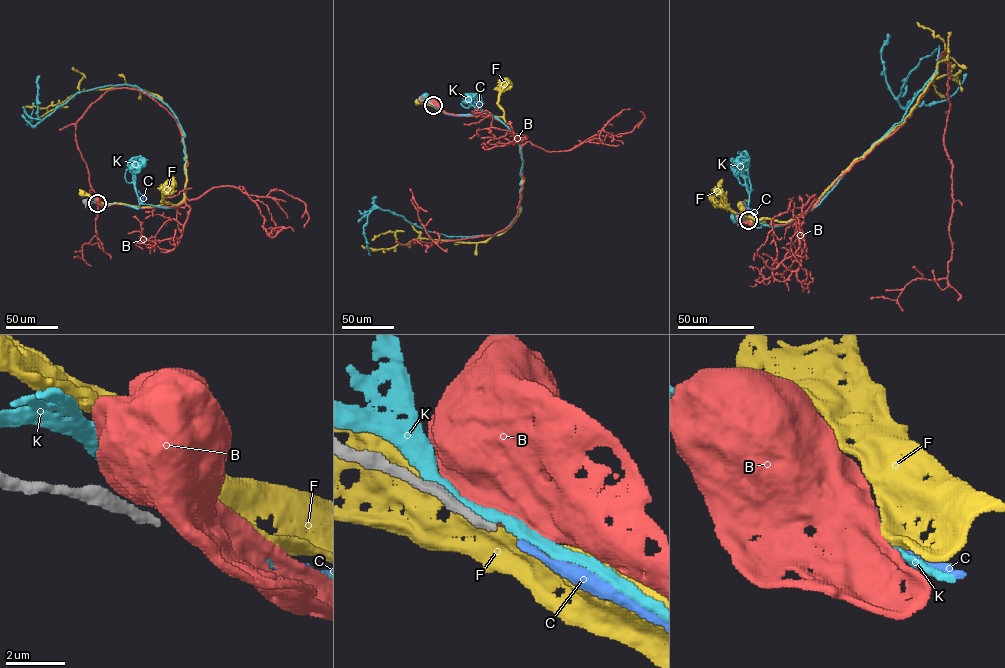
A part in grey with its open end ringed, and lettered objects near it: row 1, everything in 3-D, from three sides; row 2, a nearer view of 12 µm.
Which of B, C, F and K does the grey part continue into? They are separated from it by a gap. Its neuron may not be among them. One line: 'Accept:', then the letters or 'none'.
Accept: C

